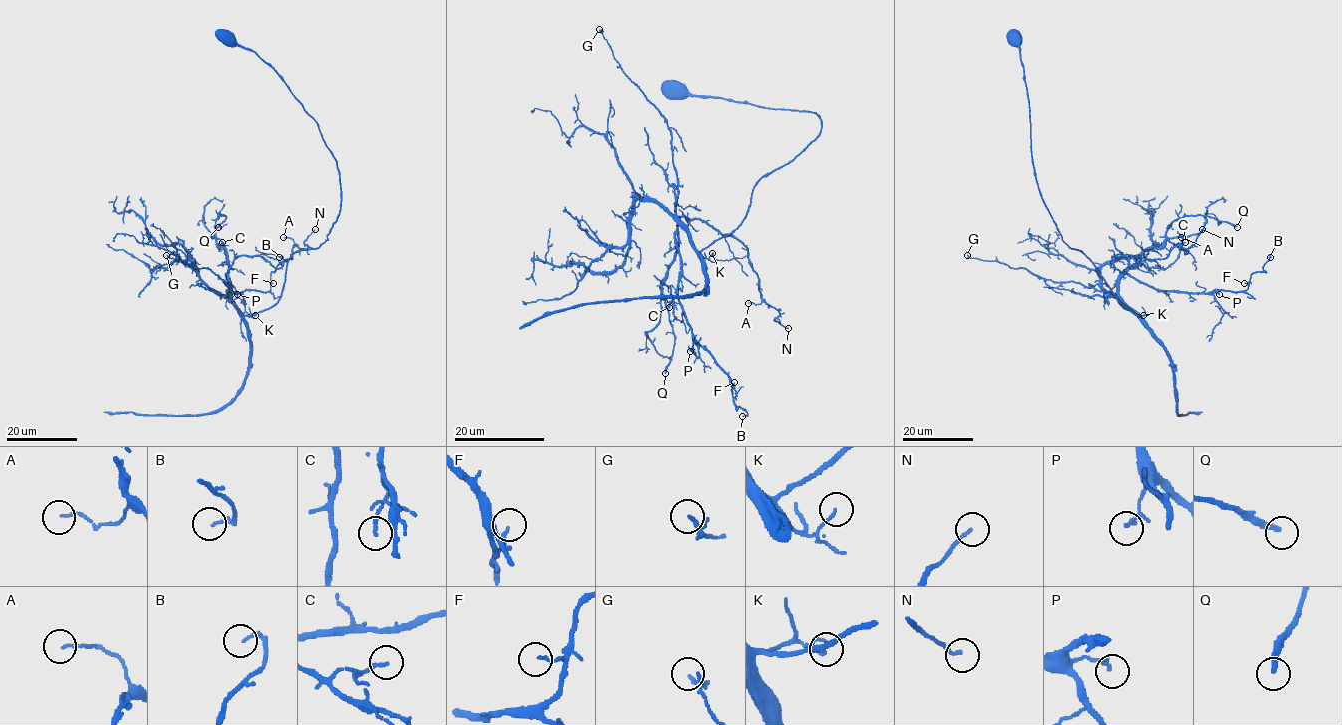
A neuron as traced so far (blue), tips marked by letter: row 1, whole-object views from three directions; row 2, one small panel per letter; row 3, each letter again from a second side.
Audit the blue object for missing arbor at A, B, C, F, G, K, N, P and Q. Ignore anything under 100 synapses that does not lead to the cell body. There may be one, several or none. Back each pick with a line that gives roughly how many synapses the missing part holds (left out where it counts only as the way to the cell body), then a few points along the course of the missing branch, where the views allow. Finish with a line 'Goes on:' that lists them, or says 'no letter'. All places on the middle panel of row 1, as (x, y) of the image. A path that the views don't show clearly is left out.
Goes on: no letter

